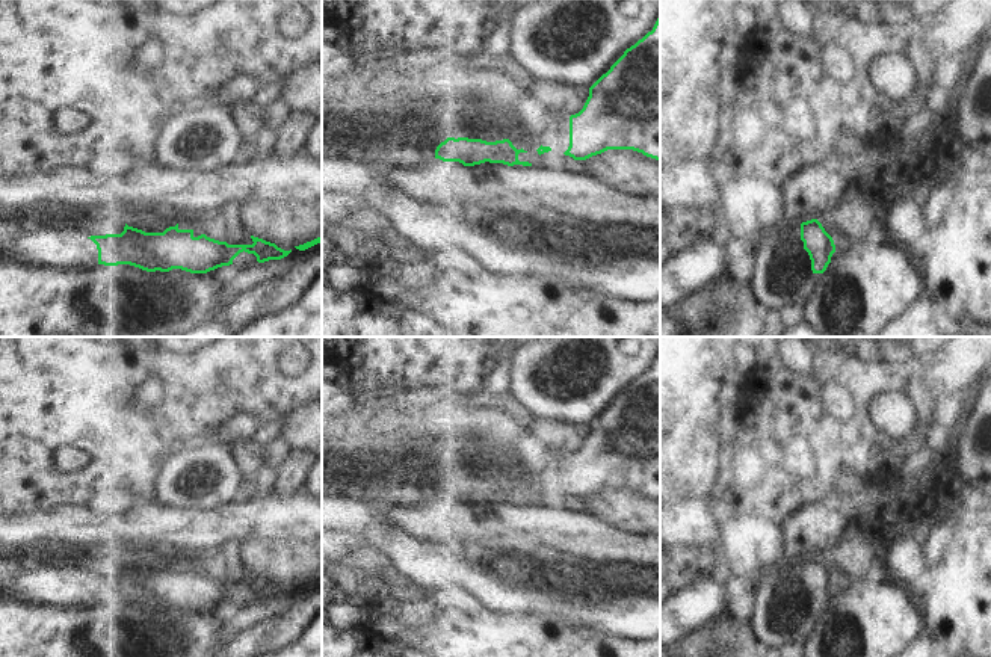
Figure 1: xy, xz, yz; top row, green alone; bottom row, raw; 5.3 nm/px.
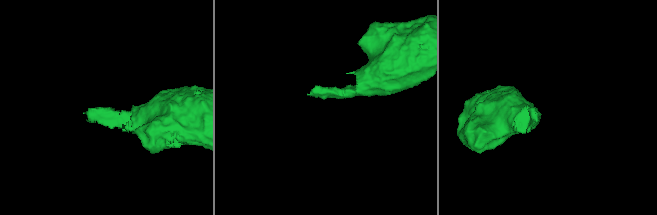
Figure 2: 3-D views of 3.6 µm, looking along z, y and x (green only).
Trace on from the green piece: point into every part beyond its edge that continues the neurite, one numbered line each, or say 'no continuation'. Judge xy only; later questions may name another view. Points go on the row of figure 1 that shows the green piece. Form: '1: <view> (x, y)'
1: xy (68, 248)

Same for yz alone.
1: yz (777, 302)

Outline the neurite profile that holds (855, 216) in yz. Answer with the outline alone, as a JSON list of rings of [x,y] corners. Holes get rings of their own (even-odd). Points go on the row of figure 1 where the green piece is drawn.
[[[861,189],[838,205],[829,207],[817,221],[837,248],[857,237],[879,234],[881,221],[876,214],[875,198]]]

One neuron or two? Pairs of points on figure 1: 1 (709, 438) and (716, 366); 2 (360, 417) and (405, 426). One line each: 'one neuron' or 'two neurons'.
1: one neuron
2: one neuron

